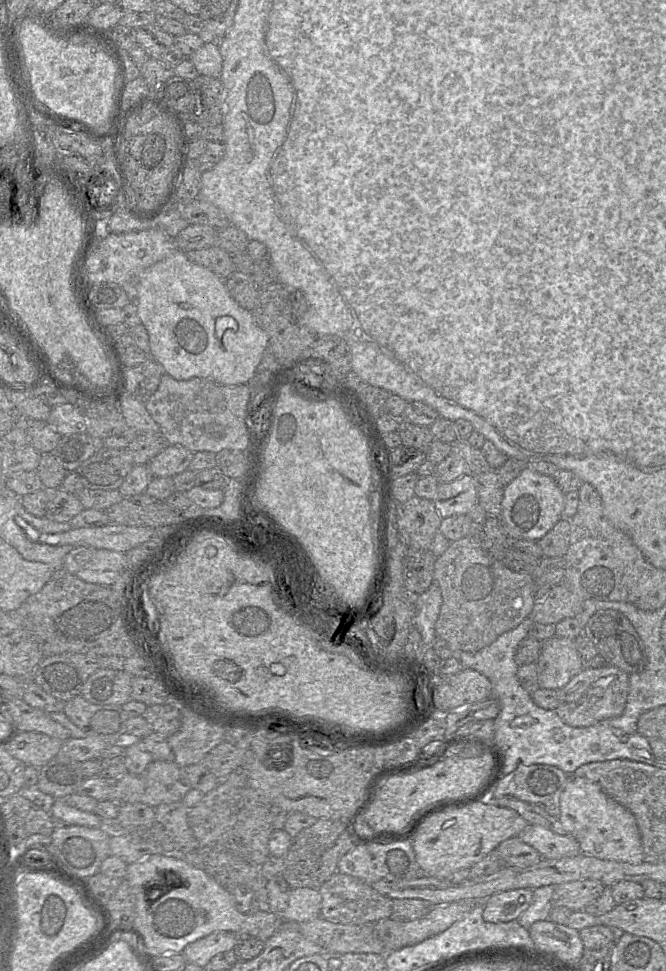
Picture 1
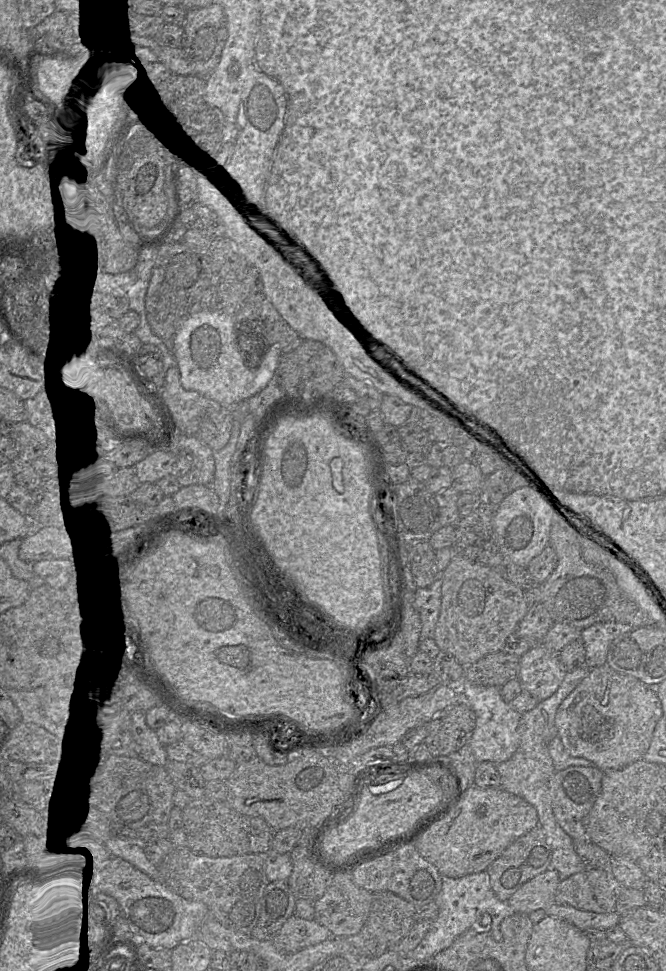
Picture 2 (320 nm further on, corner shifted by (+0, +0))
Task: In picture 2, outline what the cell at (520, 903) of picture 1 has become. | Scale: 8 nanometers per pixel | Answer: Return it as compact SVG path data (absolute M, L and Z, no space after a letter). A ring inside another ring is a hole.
M549 869L523 884L507 901L515 913L530 914L547 909L555 903L561 879L556 870Z

